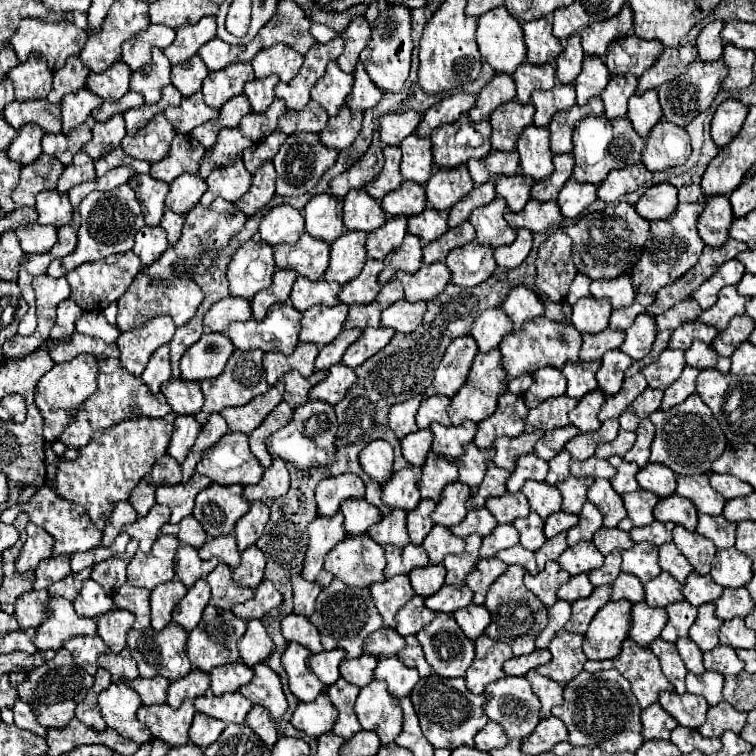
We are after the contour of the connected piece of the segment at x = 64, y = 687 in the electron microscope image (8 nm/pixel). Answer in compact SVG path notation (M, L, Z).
M60 648L56 656L46 664L42 664L40 668L30 672L12 672L10 684L16 686L20 700L24 700L32 708L36 720L42 726L64 728L76 716L76 706L80 704L80 700L84 700L84 696L92 688L94 678L88 672L84 672L64 648Z

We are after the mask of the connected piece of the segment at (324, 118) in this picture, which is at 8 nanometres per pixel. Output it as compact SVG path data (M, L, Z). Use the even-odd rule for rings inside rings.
M310 100L310 104L304 106L300 112L286 110L284 116L278 120L278 130L284 132L286 136L296 132L320 134L326 128L326 124L328 124L328 114Z

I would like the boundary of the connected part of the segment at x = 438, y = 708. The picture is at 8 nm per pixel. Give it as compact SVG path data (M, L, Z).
M432 674L428 678L422 678L414 686L410 698L420 718L422 732L434 748L446 748L446 750L454 750L460 746L472 748L474 734L482 730L488 722L488 716L484 714L486 698L482 694L476 696L468 692L464 678L442 678L442 676Z

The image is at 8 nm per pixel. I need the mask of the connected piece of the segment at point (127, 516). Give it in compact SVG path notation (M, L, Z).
M120 502L114 506L108 522L106 522L106 528L104 528L104 538L102 538L102 546L108 546L112 544L112 540L122 532L122 526L124 524L132 524L136 522L138 514L136 510L132 508L130 502Z

